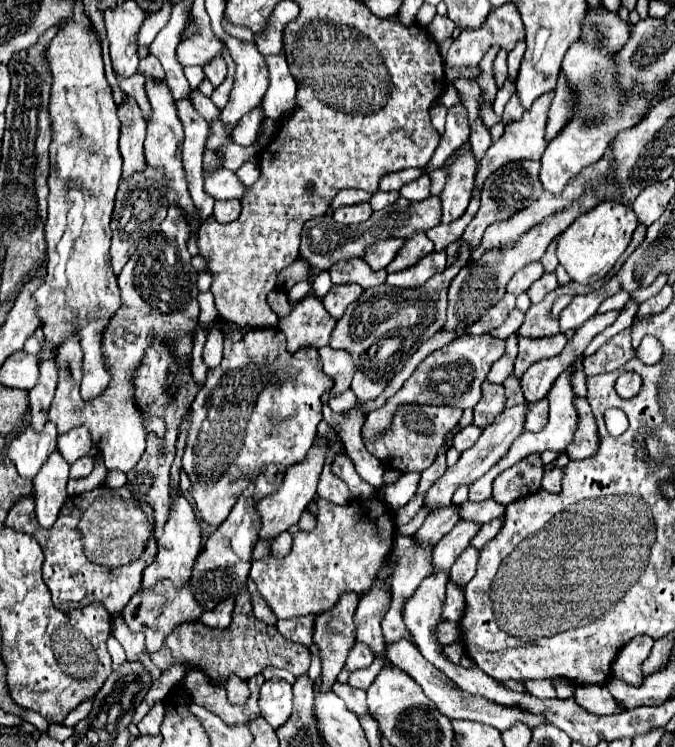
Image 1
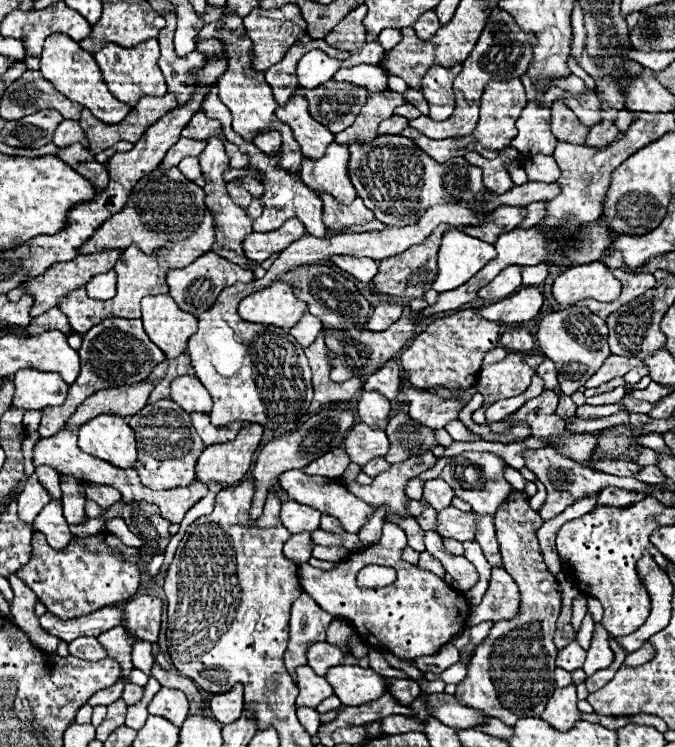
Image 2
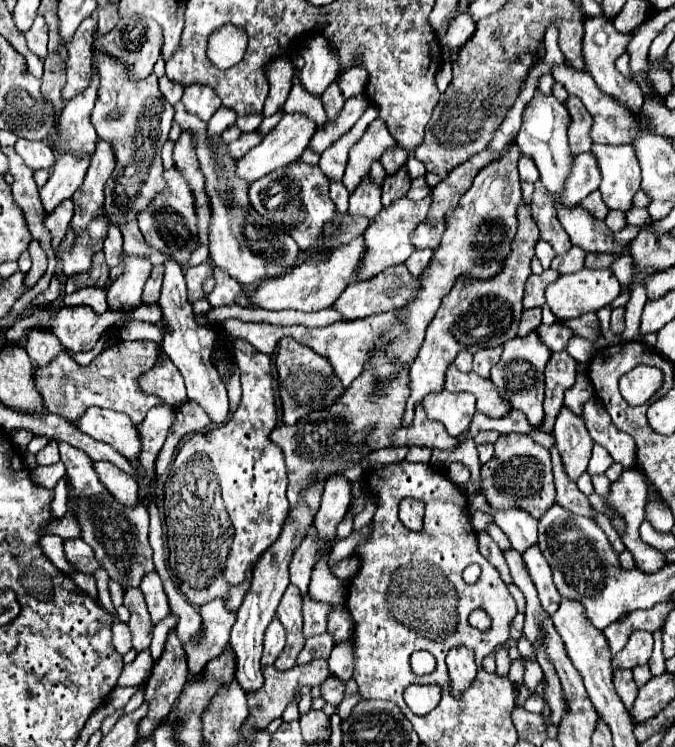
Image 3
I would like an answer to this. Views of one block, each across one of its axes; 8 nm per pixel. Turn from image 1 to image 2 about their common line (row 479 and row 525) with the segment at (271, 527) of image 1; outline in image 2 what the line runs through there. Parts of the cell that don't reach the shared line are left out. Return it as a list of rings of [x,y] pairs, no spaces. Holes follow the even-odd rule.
[[[292,500],[284,502],[282,510],[280,510],[280,520],[290,530],[290,534],[318,530],[320,518],[322,518],[322,514],[316,508],[302,506],[302,504],[292,502]]]

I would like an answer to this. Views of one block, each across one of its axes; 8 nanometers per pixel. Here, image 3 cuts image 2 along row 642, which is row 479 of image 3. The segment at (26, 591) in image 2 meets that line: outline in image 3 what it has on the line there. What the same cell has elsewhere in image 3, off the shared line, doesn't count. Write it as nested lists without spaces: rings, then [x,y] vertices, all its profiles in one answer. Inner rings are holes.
[[[52,464],[52,466],[38,466],[32,470],[32,480],[36,480],[36,484],[44,486],[44,488],[54,488],[56,482],[64,476],[64,464]]]

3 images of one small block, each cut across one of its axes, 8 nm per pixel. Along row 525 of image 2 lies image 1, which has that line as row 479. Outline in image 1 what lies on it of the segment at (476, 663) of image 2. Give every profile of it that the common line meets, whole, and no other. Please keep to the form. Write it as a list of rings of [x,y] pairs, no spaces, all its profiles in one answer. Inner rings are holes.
[[[530,454],[522,458],[518,464],[512,468],[504,470],[496,480],[494,480],[494,492],[492,498],[508,506],[510,502],[518,500],[520,496],[528,496],[536,490],[540,490],[540,482],[544,476],[544,466],[538,454]]]

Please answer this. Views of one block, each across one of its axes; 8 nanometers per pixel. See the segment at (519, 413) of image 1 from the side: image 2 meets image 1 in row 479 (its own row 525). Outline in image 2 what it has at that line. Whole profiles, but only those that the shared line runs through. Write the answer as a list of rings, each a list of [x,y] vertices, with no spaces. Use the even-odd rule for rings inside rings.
[[[454,506],[448,510],[438,512],[438,534],[442,538],[454,538],[460,542],[474,540],[478,528],[478,514],[476,512],[462,512]]]

